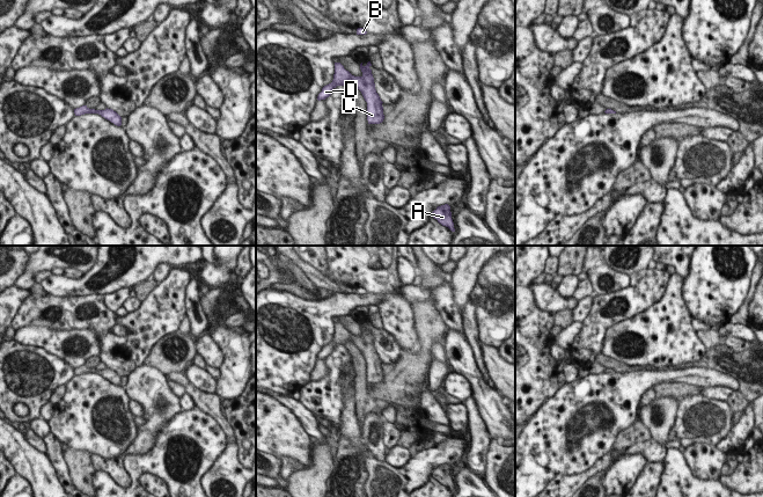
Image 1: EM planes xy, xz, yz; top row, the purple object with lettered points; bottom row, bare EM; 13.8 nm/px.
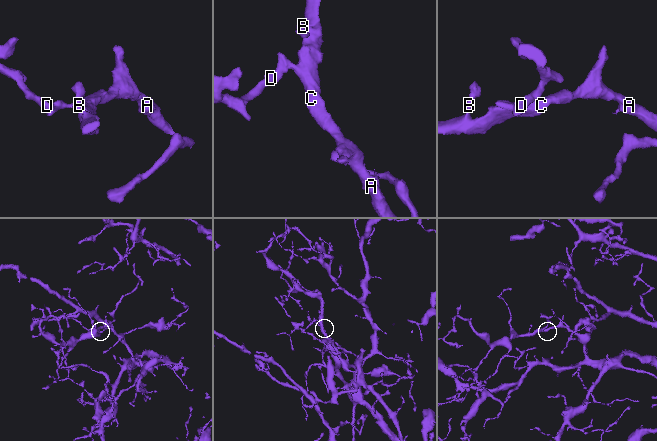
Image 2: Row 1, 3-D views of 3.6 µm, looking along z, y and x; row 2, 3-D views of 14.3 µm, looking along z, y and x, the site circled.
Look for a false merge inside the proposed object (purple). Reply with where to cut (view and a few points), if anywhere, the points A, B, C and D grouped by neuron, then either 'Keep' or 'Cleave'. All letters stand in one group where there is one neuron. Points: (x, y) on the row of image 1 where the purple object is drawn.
No split. Groups: A B C D. Keep.

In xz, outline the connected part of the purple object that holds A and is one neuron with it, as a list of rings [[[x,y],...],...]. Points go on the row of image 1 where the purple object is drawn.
[[[448,204],[438,206],[433,212],[432,217],[438,220],[442,226],[448,227],[452,232],[455,232],[454,222],[452,219],[450,206]]]

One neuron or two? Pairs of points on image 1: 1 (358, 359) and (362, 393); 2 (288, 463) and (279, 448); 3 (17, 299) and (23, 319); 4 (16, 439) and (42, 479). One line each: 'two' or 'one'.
1: one
2: two
3: two
4: one

